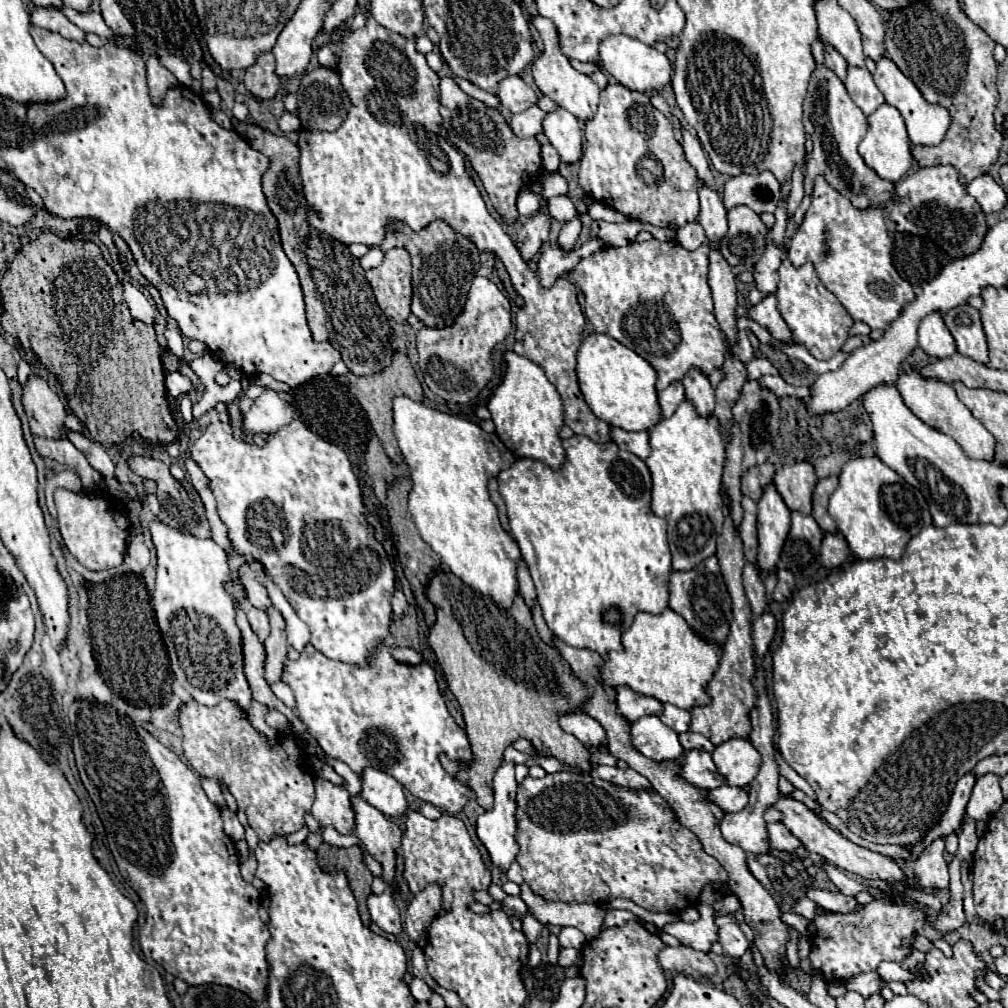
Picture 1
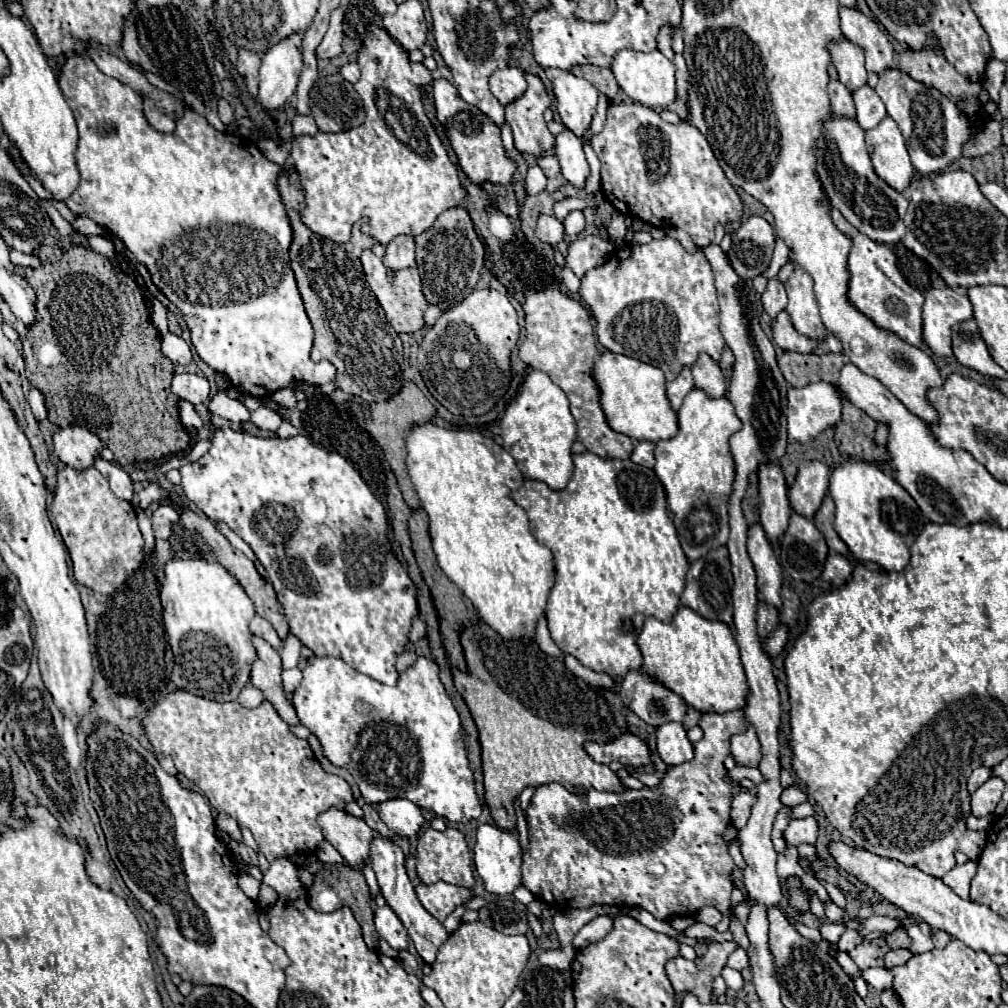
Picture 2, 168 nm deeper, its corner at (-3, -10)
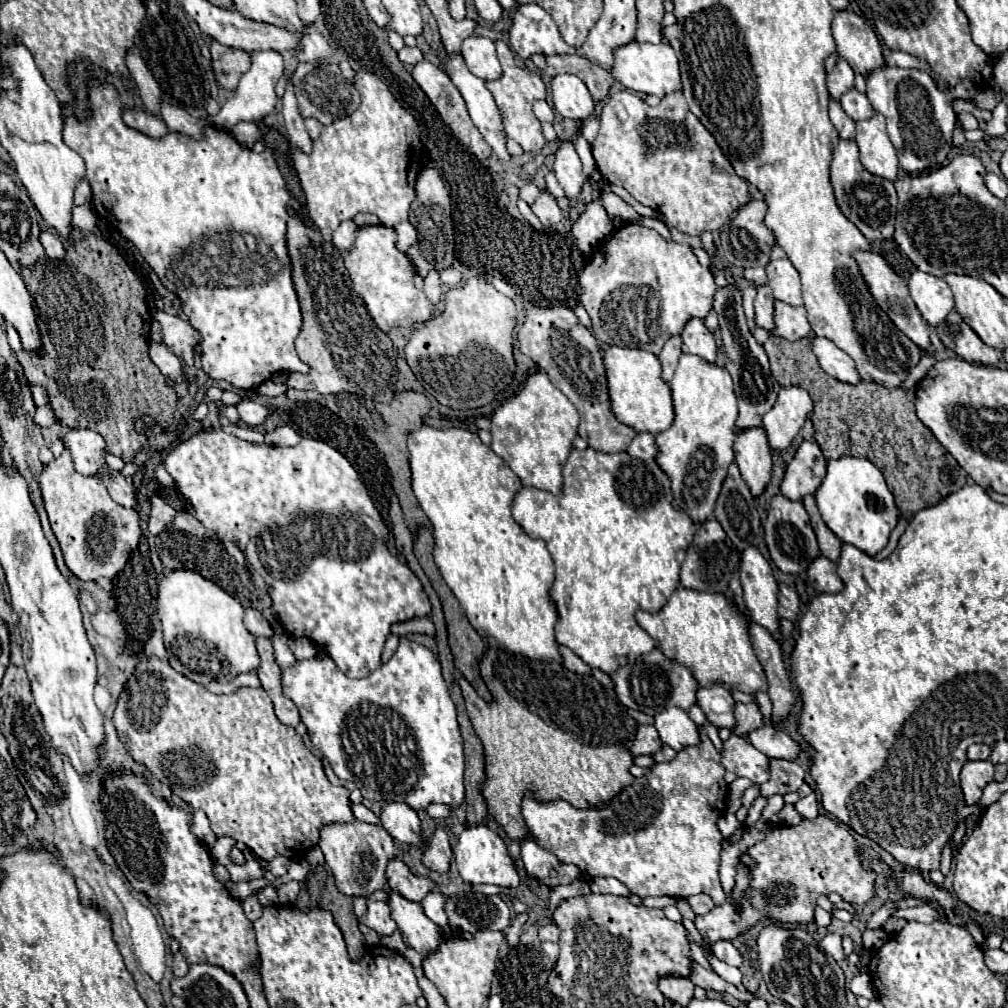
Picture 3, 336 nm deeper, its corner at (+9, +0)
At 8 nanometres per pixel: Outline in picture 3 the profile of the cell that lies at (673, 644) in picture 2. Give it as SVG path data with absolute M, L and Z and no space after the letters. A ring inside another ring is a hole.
M677 587L659 613L651 615L639 609L635 613L635 621L659 643L659 651L669 661L685 665L693 673L699 687L719 683L725 685L727 691L767 691L767 679L753 653L747 625L741 619L739 609L725 595Z

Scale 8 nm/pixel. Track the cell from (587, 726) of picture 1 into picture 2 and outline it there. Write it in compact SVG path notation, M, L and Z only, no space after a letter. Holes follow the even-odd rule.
M633 733L621 735L607 745L585 743L585 749L595 761L605 763L605 765L609 765L613 761L619 761L623 765L647 765L647 763L651 763L649 745Z

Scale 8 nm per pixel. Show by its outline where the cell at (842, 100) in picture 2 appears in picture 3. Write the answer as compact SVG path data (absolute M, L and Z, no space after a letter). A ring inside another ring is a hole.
M829 97L829 119L835 125L835 129L839 131L839 135L843 139L853 139L855 137L855 121L843 111L841 103L833 97Z

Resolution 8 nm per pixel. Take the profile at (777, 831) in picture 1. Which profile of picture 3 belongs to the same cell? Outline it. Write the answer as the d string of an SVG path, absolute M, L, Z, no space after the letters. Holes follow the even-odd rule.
M811 793L811 795L807 795L807 797L803 797L801 801L797 801L795 803L795 809L797 809L797 813L803 817L803 819L815 819L817 815L819 815L819 807L817 807L817 797L815 797L815 793Z

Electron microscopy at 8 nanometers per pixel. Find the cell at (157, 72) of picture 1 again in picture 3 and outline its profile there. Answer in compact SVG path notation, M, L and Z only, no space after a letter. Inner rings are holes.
M127 107L123 111L123 121L129 127L133 127L133 129L149 135L149 137L163 137L169 131L167 125L161 121L161 117L155 117L149 111L137 111L137 109Z

